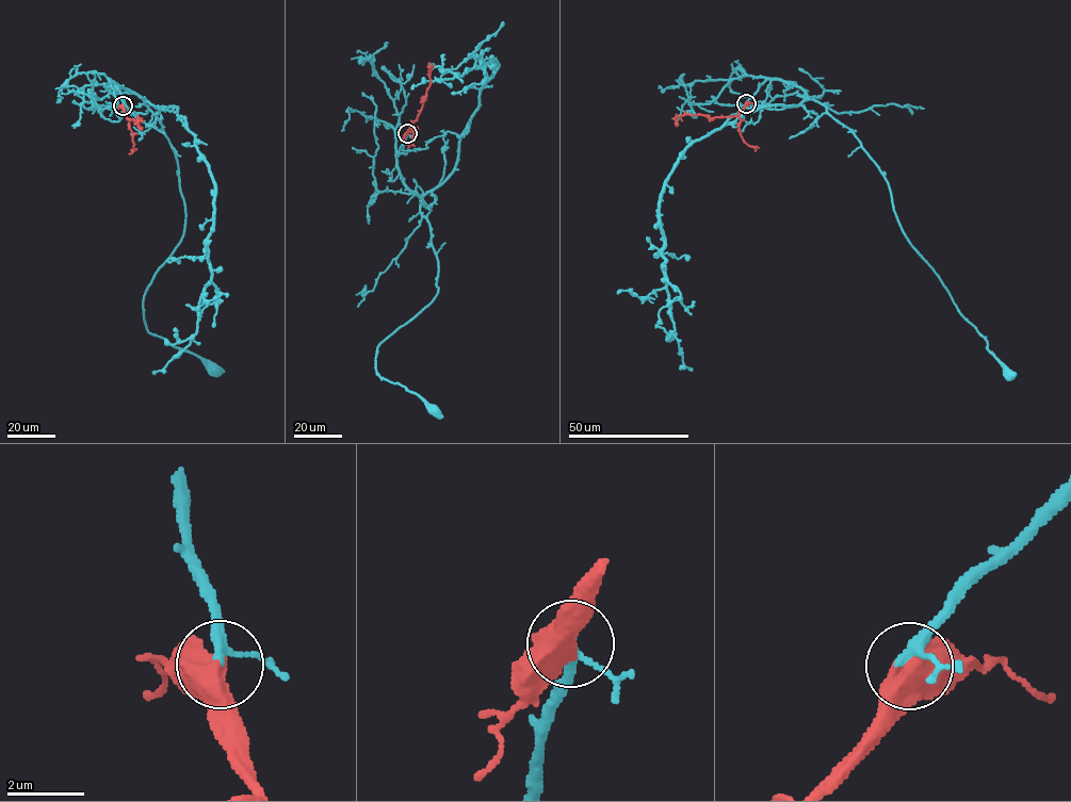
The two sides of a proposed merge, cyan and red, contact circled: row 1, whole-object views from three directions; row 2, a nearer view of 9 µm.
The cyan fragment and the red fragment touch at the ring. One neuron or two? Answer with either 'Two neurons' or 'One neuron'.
One neuron

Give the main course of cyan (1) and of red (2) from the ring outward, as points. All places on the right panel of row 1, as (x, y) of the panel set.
1: (746, 102), (767, 79), (781, 79), (799, 86), (852, 131), (883, 177), (909, 243), (1007, 375)
2: (746, 103), (737, 116), (709, 118), (684, 114), (678, 115), (675, 123)

